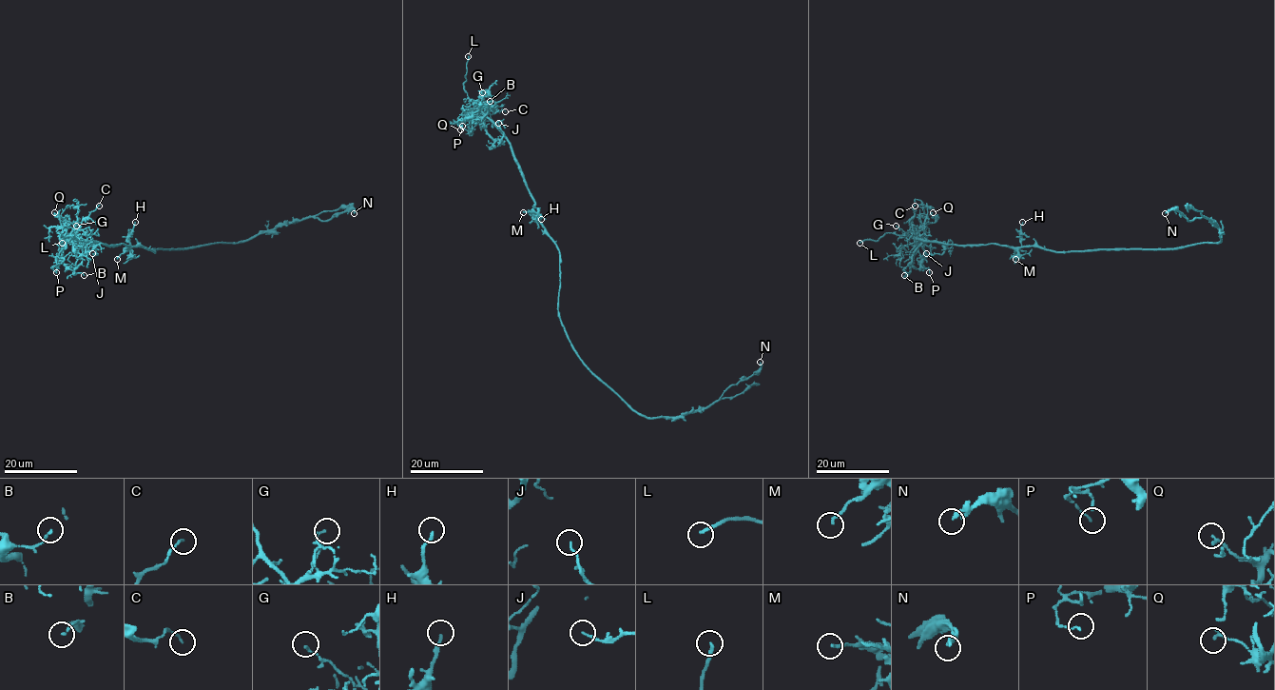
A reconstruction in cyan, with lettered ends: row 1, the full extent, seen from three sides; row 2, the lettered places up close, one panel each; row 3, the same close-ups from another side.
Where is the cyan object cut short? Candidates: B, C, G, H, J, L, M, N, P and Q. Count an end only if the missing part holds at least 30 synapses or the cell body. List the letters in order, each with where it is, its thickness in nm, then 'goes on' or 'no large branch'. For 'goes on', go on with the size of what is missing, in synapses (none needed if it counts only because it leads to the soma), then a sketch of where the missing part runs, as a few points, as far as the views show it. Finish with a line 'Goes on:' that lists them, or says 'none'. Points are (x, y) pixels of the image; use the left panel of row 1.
B: (84, 275) | 130 nm | no large branch
C: (99, 206) | 90 nm | no large branch
G: (76, 226) | 110 nm | no large branch
H: (135, 222) | 160 nm | no large branch
J: (92, 253) | 110 nm | no large branch
L: (62, 243) | 180 nm | goes on | (62, 243), (79, 218), (95, 212), (109, 214), (119, 206), (133, 207), (144, 200), (152, 153), (158, 145)
M: (117, 259) | 160 nm | no large branch
N: (354, 213) | 180 nm | no large branch
P: (56, 272) | 110 nm | no large branch
Q: (54, 212) | 170 nm | no large branch
Goes on: L

